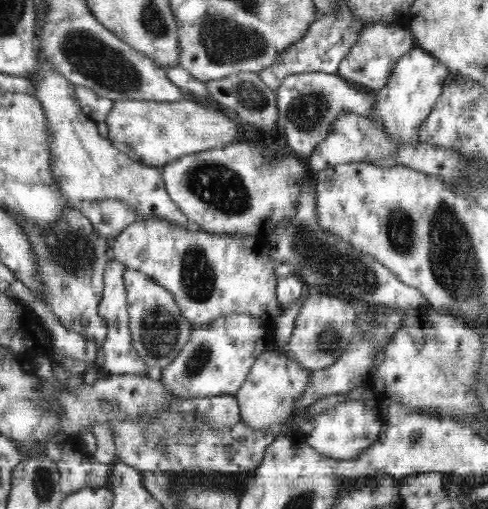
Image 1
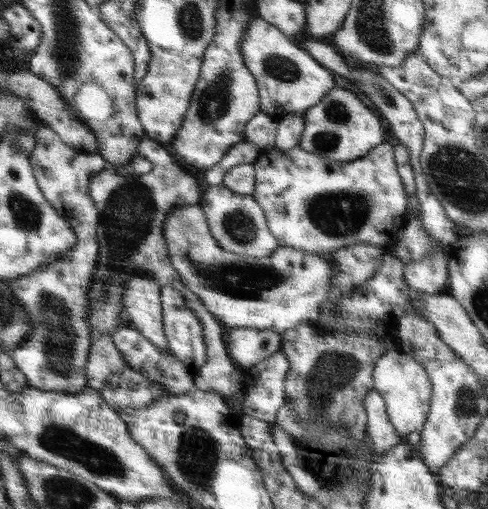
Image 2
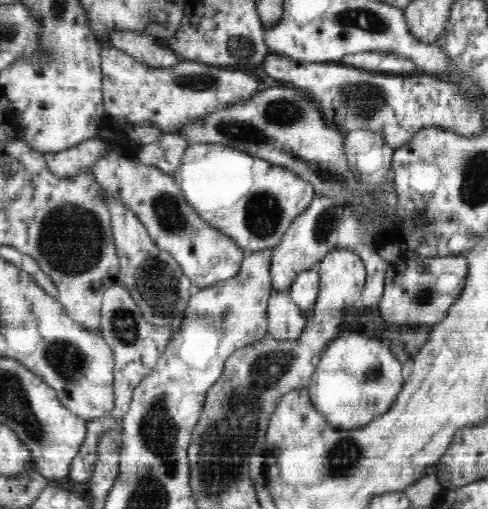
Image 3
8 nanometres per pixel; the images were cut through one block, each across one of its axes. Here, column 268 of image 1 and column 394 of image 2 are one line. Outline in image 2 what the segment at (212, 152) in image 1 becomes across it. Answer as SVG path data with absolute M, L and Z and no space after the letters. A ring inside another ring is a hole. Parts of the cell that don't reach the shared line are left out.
M385 140L366 156L353 161L336 162L320 158L296 145L289 151L262 151L253 164L255 189L251 194L263 208L270 232L280 247L292 247L309 253L327 253L347 246L368 243L391 244L392 237L406 219L408 194L397 171L394 143Z

